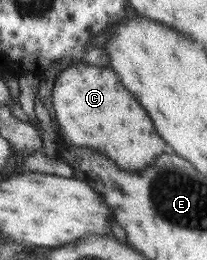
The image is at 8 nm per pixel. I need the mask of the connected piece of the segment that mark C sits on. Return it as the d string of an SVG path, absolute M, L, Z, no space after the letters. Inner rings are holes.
M78 63L57 74L51 100L59 132L71 146L91 148L99 154L105 150L105 158L109 158L121 170L145 168L159 154L163 154L165 142L157 136L141 106L107 68Z

